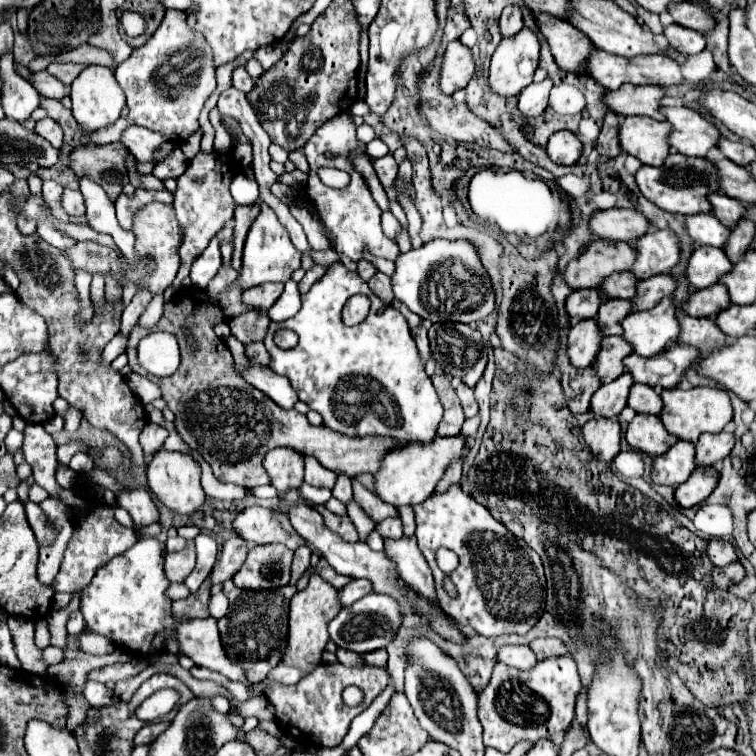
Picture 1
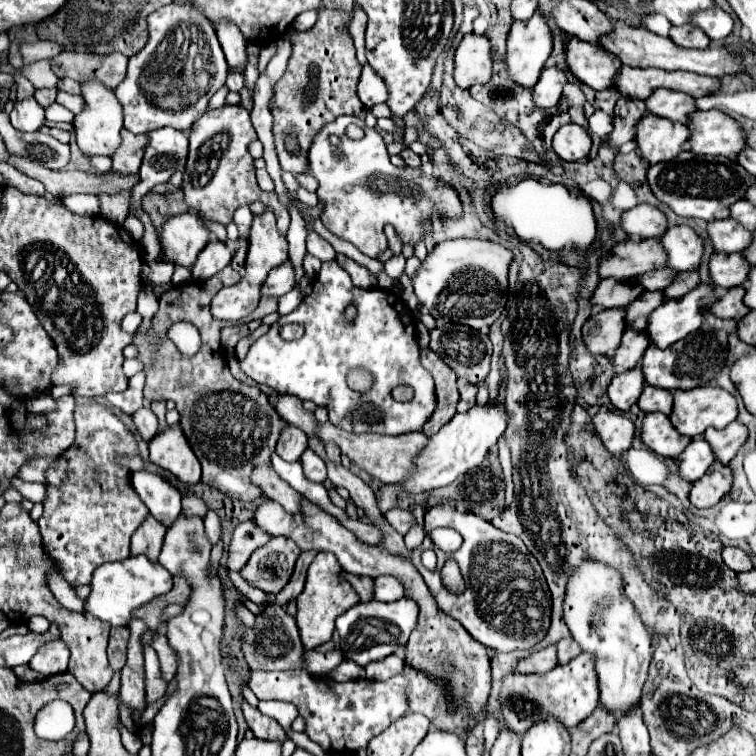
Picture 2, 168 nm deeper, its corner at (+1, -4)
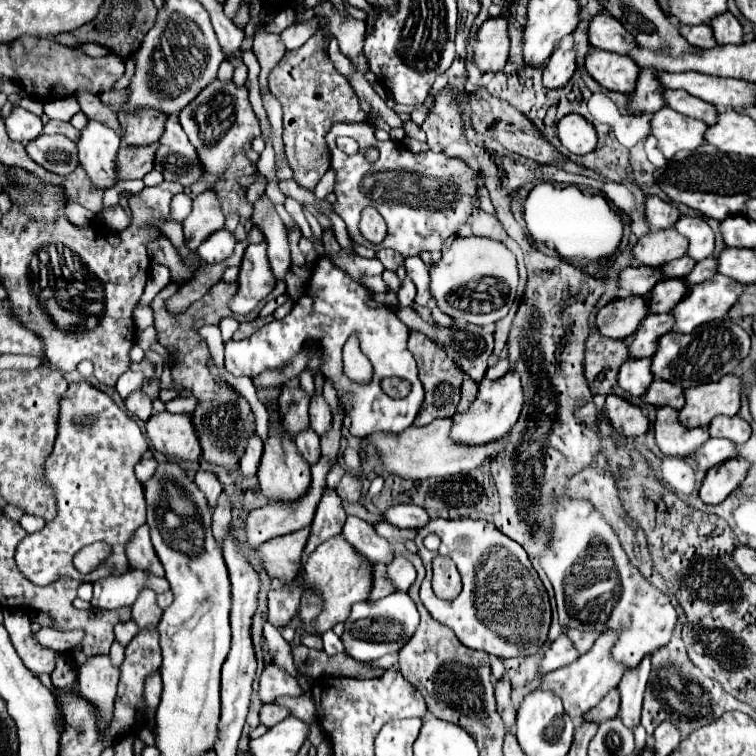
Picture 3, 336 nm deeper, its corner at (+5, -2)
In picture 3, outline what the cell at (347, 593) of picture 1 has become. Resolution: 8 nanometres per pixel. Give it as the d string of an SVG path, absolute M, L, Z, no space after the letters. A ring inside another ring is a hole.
M395 557L395 561L389 565L389 577L397 591L407 591L415 581L415 567L409 559Z

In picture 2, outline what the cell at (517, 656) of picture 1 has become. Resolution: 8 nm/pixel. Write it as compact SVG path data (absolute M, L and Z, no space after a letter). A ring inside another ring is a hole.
M549 645L545 649L539 649L539 651L531 653L529 657L521 659L517 663L517 671L519 673L545 673L555 667L555 661L557 661L557 651L553 645Z

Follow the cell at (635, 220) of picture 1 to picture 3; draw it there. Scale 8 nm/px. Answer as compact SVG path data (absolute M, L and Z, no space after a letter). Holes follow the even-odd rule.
M649 197L647 199L647 223L651 229L667 229L673 227L677 223L677 219L681 217L679 209L673 203L667 203L659 197Z

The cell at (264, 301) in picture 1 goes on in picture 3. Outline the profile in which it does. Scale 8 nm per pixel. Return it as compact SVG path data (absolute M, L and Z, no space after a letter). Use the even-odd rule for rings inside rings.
M263 193L255 205L253 205L253 215L251 215L253 225L263 233L263 239L267 243L267 255L271 269L277 279L283 279L285 273L291 267L291 257L289 257L289 241L287 241L287 229L273 209L273 203L269 197Z

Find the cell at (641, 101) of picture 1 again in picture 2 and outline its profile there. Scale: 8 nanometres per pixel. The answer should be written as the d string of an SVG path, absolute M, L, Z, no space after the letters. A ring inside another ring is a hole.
M655 89L647 99L645 99L647 113L665 117L669 121L687 121L687 113L695 111L695 99L691 99L685 93L671 91L671 89Z

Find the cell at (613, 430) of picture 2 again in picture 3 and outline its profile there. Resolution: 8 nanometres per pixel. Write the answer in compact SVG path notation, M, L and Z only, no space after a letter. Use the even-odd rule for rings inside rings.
M609 395L605 407L607 407L605 415L607 415L609 423L613 425L613 429L619 431L621 435L625 435L627 439L635 439L649 431L651 421L649 421L647 413L641 407L629 403L627 399L623 399L619 395Z

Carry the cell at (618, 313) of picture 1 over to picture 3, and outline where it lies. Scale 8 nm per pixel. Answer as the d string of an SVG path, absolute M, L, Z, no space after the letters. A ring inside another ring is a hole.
M683 277L659 281L651 291L649 311L651 313L669 313L671 307L675 307L675 303L679 303L679 299L683 299L683 295L687 295L687 291L689 291L689 287L687 287L687 283L683 283Z

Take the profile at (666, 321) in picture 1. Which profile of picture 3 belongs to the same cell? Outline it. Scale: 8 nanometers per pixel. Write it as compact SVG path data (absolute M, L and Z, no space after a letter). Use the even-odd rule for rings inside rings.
M719 273L713 279L695 285L671 311L675 315L673 331L691 333L701 323L725 317L741 297L743 289L743 283L735 283L735 279L727 279L727 275Z

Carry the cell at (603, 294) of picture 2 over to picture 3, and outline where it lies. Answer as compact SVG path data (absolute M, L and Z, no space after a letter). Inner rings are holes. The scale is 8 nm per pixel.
M627 267L621 271L619 287L633 291L635 295L649 295L659 281L663 281L663 275L659 275L659 267Z

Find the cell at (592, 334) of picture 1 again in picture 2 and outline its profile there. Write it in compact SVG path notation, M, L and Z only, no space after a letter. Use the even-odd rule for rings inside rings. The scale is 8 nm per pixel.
M605 309L595 317L589 317L583 325L583 343L595 355L611 357L619 347L625 329L623 309Z

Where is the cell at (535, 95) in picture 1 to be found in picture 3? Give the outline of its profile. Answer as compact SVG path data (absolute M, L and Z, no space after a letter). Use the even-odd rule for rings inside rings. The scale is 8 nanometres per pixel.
M557 49L545 63L543 85L549 89L563 87L575 73L575 67L577 67L575 65L575 49L569 49L569 51Z

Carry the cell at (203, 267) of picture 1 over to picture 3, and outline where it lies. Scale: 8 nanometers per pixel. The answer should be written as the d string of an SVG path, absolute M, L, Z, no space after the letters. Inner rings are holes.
M221 229L221 231L215 231L199 249L199 257L205 261L205 263L221 263L225 261L233 249L235 249L235 235L227 229Z

